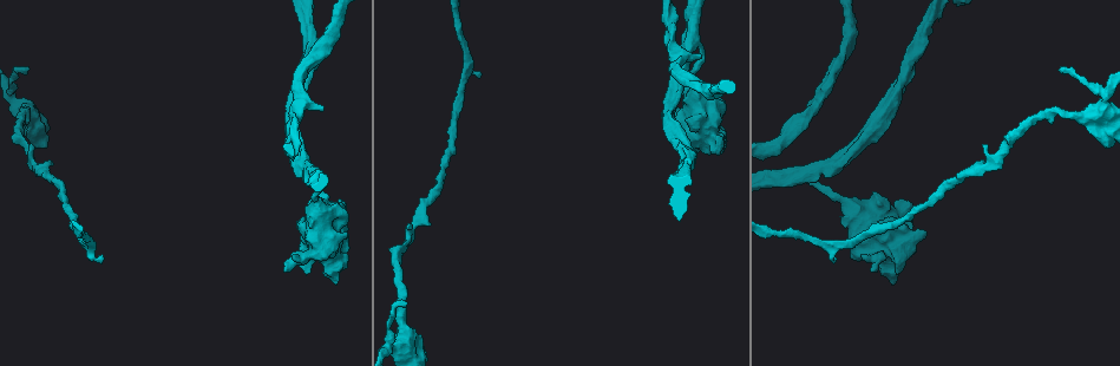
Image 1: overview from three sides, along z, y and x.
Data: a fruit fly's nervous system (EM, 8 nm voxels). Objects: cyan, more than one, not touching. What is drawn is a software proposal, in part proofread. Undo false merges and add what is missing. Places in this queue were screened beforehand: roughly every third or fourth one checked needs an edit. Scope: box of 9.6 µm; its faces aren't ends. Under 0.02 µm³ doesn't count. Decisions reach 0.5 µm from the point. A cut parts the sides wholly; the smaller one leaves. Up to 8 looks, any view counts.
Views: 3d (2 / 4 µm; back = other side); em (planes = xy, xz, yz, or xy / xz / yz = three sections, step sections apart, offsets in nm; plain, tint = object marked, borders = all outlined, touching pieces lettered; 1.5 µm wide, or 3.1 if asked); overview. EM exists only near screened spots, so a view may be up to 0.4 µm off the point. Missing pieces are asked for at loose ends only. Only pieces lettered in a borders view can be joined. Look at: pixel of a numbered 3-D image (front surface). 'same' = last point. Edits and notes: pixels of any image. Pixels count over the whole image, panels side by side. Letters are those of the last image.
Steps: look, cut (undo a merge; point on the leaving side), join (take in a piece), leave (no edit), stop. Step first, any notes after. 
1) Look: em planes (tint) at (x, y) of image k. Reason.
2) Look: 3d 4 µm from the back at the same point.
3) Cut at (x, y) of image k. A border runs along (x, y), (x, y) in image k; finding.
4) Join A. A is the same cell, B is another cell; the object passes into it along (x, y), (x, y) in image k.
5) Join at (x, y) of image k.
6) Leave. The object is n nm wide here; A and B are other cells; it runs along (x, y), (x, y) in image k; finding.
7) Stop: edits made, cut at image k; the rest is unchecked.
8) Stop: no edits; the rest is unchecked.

Look: 3d 2 µm at (925, 231) of image 1. Branch stops here.

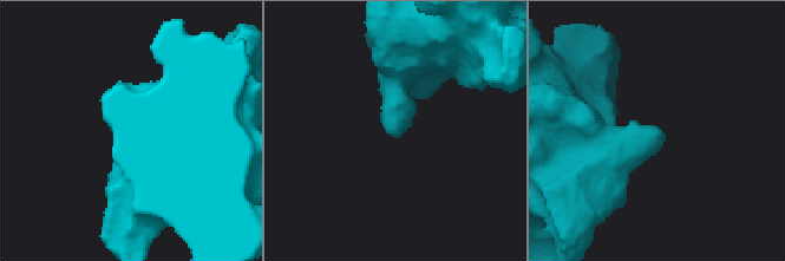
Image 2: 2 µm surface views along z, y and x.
Look: em planes (tint) at (395, 136) of image 2.

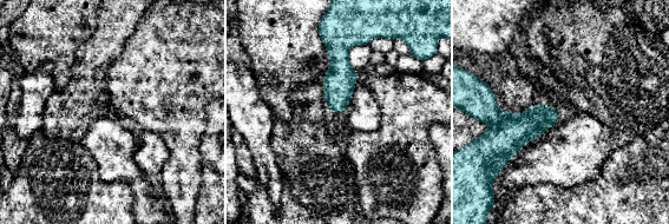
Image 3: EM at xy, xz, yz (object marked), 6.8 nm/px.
Look: em planes (borders) at the same point. See the neighbours.

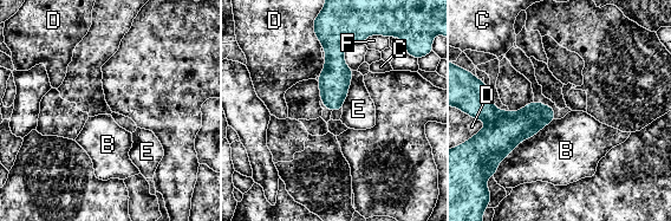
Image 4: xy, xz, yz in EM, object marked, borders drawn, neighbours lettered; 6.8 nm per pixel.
Leave. The object is 140 nm wide here; B, C, D, E and F are other cells; none of them fits.

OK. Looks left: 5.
Look: 3d 4 µm at (324, 110) of image 1. Free end.

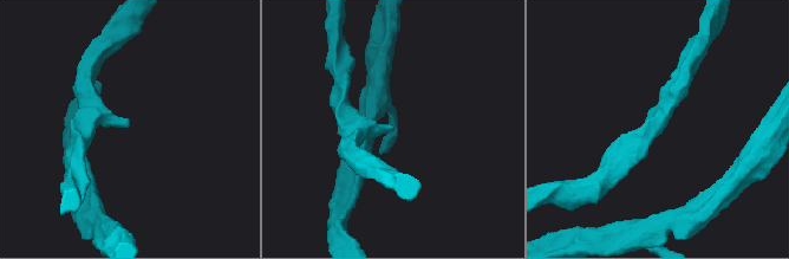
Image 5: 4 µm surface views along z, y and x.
Look: em 3.1 µm planes (borders) at (127, 126) of image 5. Now the EM.

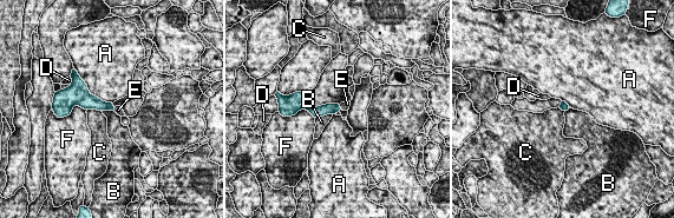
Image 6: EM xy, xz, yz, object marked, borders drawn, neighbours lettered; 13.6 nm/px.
Join E. E is the same cell, A, B, C, D and F are other cells; the object passes into it along (329, 108), (339, 106), (345, 106) in image 6; it goes on there.

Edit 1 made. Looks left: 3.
Look: overview.

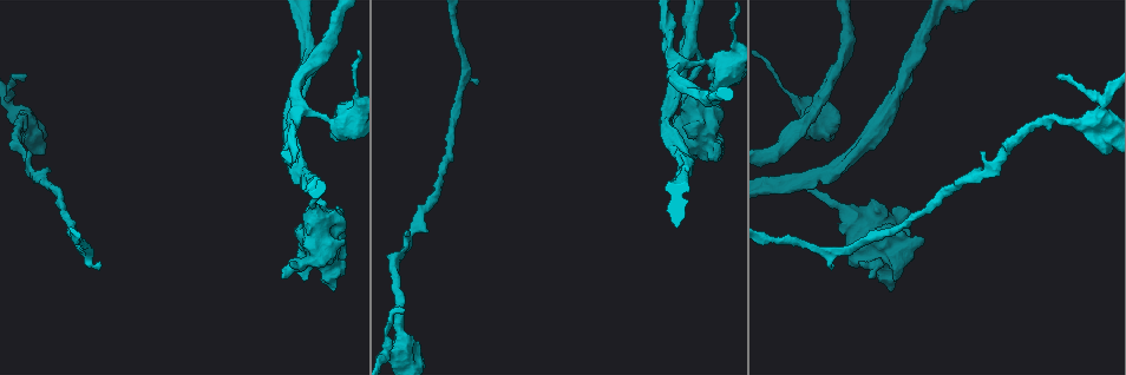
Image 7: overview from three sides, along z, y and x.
Look: em xy step 8 (borders) at (1060, 78) of image 7. Tapers out.

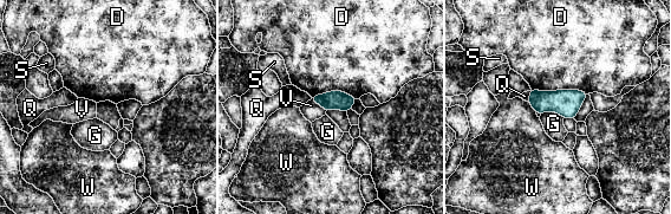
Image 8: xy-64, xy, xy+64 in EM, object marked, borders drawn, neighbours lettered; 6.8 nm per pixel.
Leave. The object is 130 nm wide here; D, G, Q, S, V and W are other cells; a border runs along (540, 114), (555, 111), (564, 117) in image 8; none of them fits.

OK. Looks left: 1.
Stop: edits made, join at image 6; the rest is unchecked.

